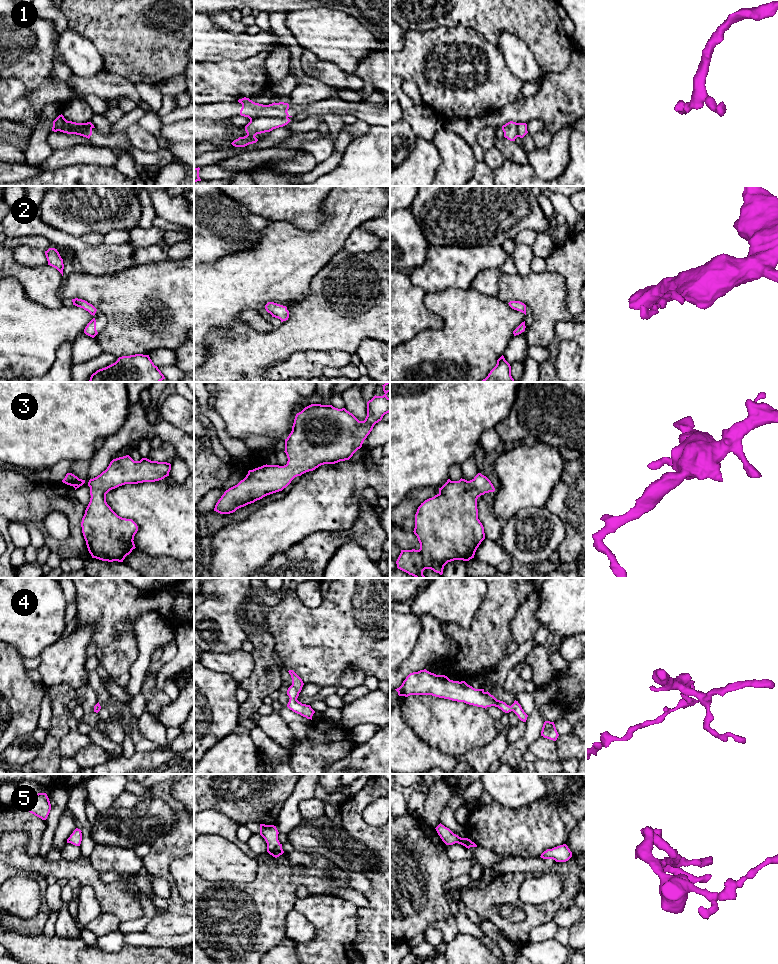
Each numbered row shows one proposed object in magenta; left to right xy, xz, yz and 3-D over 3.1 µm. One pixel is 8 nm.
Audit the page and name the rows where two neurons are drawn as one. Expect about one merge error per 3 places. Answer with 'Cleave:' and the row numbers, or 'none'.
Cleave: 1

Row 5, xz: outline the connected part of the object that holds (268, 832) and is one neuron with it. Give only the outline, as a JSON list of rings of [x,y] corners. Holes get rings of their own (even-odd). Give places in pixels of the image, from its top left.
[[[260,824],[260,835],[267,843],[267,852],[275,858],[284,853],[282,844],[278,840],[278,834],[276,826]]]

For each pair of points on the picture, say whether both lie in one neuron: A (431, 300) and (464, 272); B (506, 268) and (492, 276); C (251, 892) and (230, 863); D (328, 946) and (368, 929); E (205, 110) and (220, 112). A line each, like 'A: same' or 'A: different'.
A: different
B: different
C: different
D: different
E: same

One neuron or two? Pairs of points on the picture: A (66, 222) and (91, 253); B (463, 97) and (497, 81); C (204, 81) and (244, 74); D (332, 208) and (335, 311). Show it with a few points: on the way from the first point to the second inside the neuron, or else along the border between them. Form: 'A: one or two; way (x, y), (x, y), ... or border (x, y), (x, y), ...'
A: two; border (57, 229), (80, 238)
B: one; way (471, 92), (489, 85)
C: one; way (214, 81), (234, 80)
D: two; border (342, 249), (317, 273)

